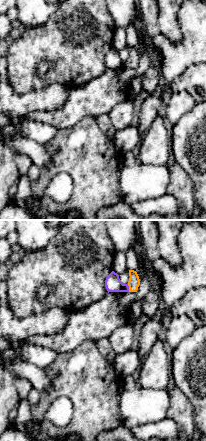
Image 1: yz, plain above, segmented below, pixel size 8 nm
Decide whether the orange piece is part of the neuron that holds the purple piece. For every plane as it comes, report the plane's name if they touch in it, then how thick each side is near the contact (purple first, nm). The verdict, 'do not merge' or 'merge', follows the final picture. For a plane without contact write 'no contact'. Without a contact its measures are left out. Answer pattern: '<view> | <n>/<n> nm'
yz | 130/90 nm

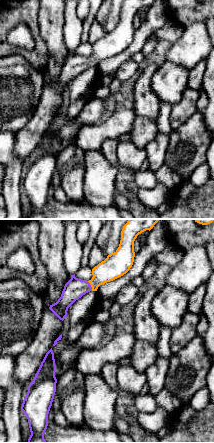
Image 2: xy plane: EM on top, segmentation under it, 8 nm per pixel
xy | 170/190 nm

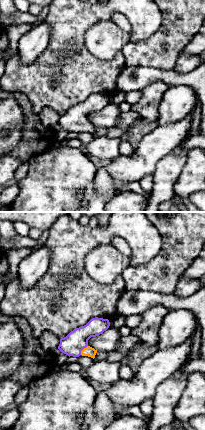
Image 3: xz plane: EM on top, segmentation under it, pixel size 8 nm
xz | 170/80 nm

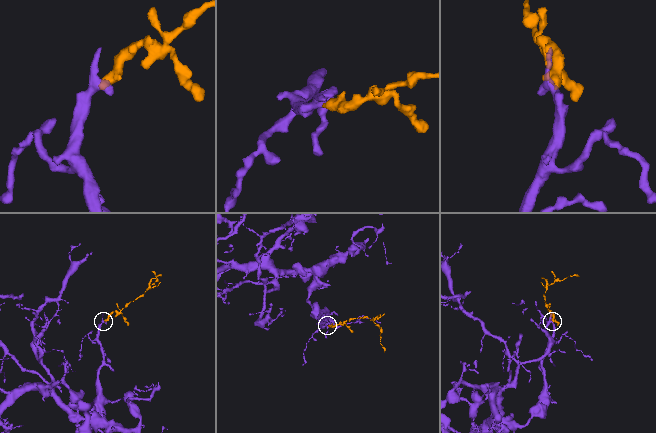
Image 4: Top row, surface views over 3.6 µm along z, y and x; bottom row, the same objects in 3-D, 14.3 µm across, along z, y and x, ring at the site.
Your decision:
merge

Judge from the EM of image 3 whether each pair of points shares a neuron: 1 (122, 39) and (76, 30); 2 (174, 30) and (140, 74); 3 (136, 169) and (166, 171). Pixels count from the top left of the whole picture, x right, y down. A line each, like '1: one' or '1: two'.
1: two
2: two
3: two

